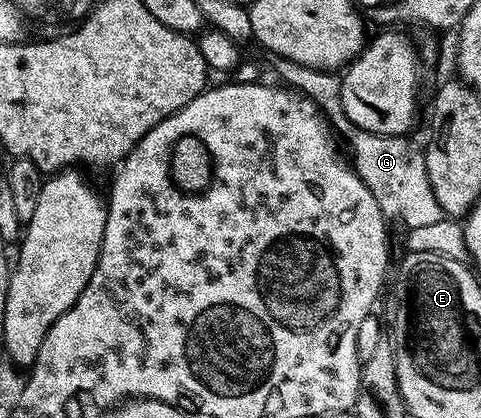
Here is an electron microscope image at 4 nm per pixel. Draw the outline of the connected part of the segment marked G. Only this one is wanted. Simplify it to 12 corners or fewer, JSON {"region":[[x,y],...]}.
{"region":[[267,57],[348,141],[352,166],[384,220],[439,223],[426,152],[408,138],[358,128],[342,76]]}

